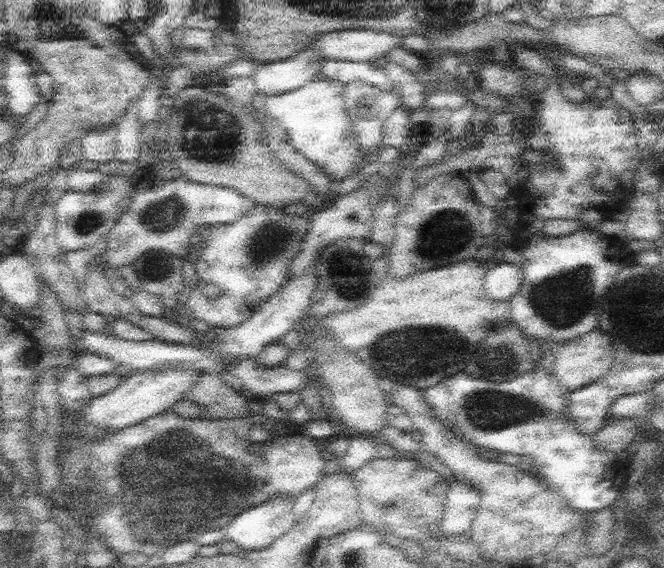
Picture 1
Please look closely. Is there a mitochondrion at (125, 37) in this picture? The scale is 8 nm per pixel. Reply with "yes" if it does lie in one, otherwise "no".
no

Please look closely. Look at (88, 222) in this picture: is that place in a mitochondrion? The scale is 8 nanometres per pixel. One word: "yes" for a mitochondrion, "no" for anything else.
yes

